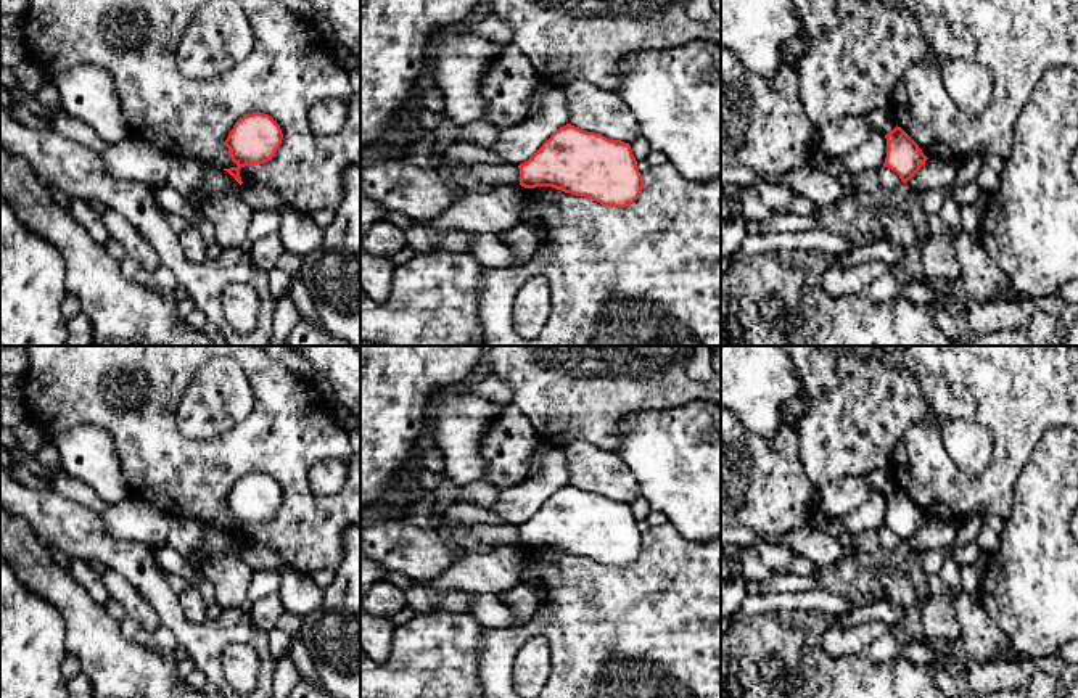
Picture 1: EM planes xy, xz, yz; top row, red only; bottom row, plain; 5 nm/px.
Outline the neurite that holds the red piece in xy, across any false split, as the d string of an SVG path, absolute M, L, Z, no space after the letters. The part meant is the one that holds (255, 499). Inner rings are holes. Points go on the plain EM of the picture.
M253 473L240 478L225 500L230 518L237 526L224 531L241 545L240 529L272 521L282 499L280 486L269 474Z

